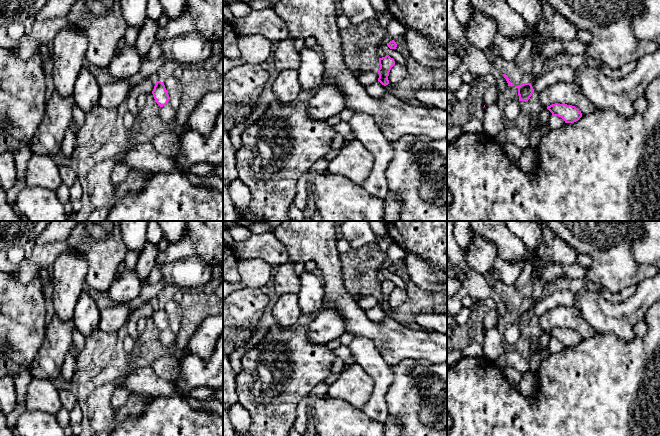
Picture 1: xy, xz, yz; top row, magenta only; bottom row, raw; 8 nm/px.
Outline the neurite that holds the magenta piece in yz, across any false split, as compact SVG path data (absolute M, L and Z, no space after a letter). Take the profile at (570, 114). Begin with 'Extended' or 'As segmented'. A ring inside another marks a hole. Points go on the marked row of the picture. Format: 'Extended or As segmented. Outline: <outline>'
As segmented. Outline: M552 104L547 107L553 116L561 117L565 123L574 123L582 117L578 108L567 104Z

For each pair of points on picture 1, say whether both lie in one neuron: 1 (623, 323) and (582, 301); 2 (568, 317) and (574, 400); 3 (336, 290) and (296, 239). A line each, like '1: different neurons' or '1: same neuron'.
1: same neuron
2: different neurons
3: same neuron

